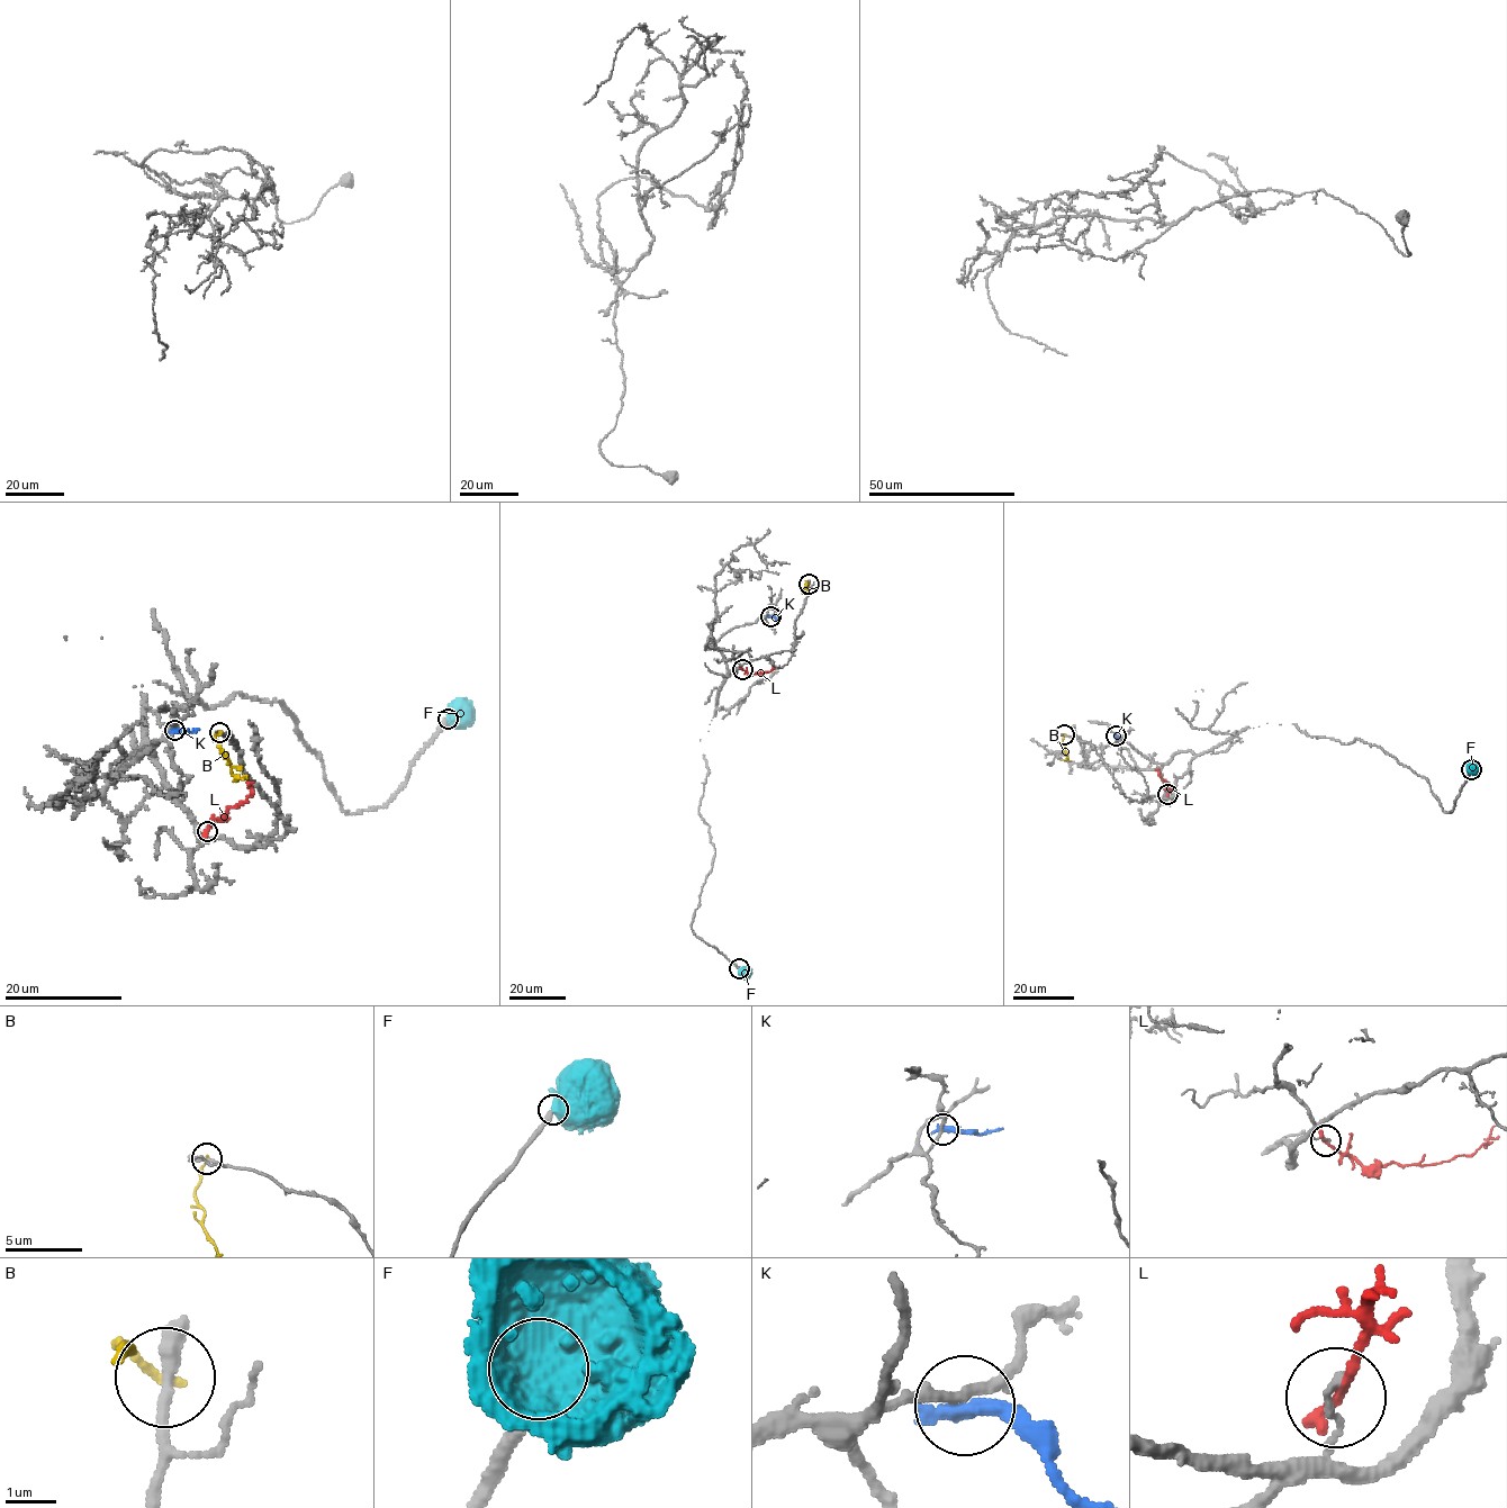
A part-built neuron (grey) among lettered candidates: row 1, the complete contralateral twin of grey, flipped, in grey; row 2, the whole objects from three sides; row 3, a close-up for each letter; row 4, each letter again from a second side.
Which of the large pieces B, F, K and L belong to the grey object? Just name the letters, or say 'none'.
F

